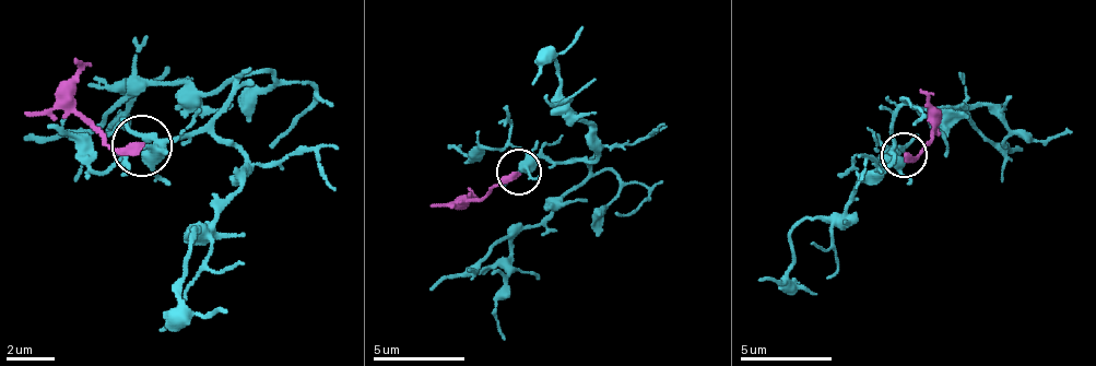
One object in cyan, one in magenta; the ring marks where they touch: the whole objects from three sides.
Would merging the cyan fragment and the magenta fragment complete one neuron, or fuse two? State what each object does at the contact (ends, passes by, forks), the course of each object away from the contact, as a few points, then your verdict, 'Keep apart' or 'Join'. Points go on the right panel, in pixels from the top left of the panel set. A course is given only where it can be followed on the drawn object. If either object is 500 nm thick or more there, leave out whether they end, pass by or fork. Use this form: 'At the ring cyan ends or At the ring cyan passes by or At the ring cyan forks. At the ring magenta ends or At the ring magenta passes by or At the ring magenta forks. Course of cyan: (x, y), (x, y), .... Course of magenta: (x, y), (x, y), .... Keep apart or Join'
At the ring cyan passes by. At the ring magenta ends. Course of cyan: (903, 153), (890, 149), (903, 108), (911, 103), (934, 117), (971, 103), (985, 103), (1035, 140), (1071, 131). Course of magenta: (903, 153), (911, 158), (930, 140), (921, 90). Join

